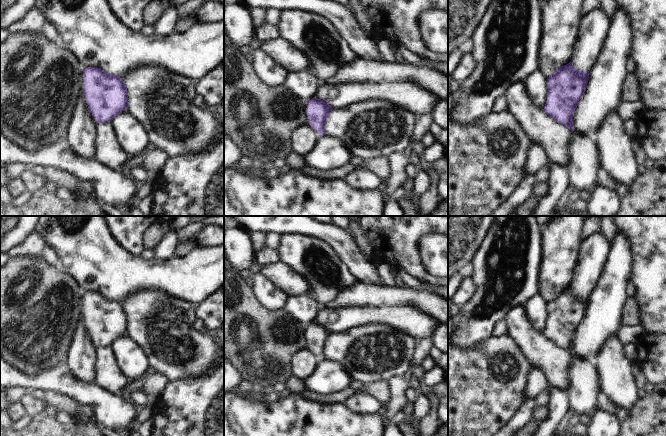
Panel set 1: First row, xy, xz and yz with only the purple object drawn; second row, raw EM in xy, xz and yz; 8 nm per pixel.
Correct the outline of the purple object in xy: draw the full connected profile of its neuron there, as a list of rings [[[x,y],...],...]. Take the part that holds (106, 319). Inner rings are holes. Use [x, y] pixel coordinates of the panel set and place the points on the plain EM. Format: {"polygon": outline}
{"polygon": [[[98,291],[84,294],[83,318],[98,348],[112,345],[129,330],[128,315],[122,302]]]}

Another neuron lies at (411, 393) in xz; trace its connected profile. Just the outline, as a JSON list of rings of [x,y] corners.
[[[413,384],[405,391],[407,401],[414,402],[416,397],[419,395],[418,388]]]

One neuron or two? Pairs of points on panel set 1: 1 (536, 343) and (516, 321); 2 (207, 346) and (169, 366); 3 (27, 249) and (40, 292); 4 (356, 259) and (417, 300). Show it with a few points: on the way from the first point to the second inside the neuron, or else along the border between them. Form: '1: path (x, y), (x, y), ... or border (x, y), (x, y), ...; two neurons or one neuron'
1: path (531, 338), (519, 326); one neuron
2: path (197, 356), (185, 367), (179, 366); one neuron
3: border (41, 256), (16, 255), (10, 259); two neurons
4: border (358, 281), (381, 285); two neurons

